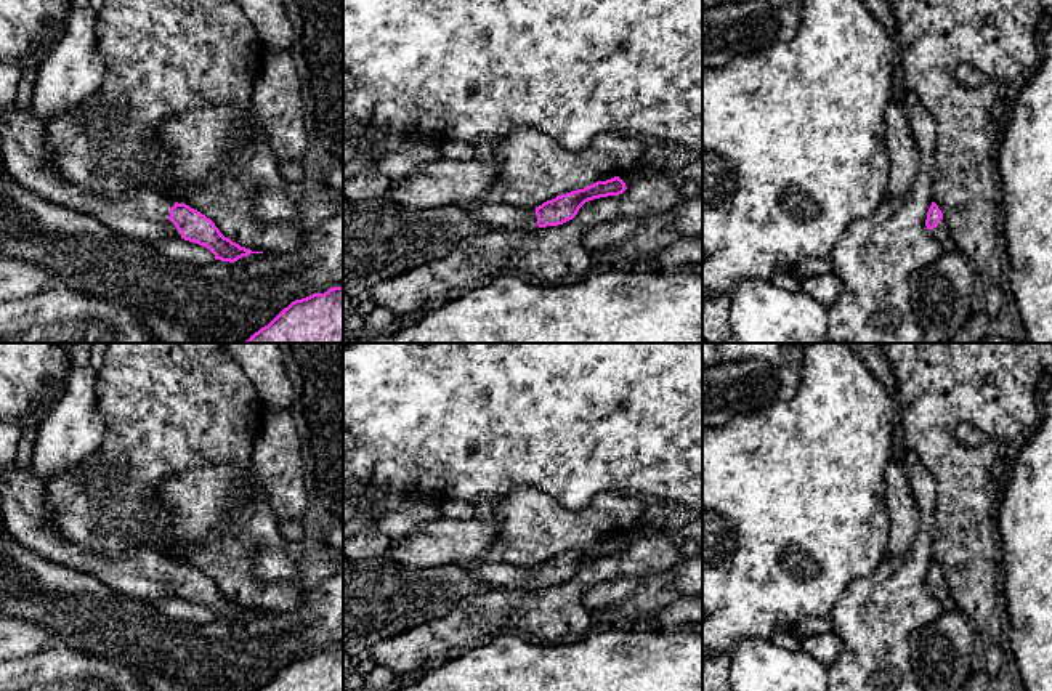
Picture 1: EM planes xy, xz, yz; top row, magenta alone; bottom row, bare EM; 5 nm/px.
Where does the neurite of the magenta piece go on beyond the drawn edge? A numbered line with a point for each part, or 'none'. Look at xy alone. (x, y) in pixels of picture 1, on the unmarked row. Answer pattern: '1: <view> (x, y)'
1: xy (141, 573)

